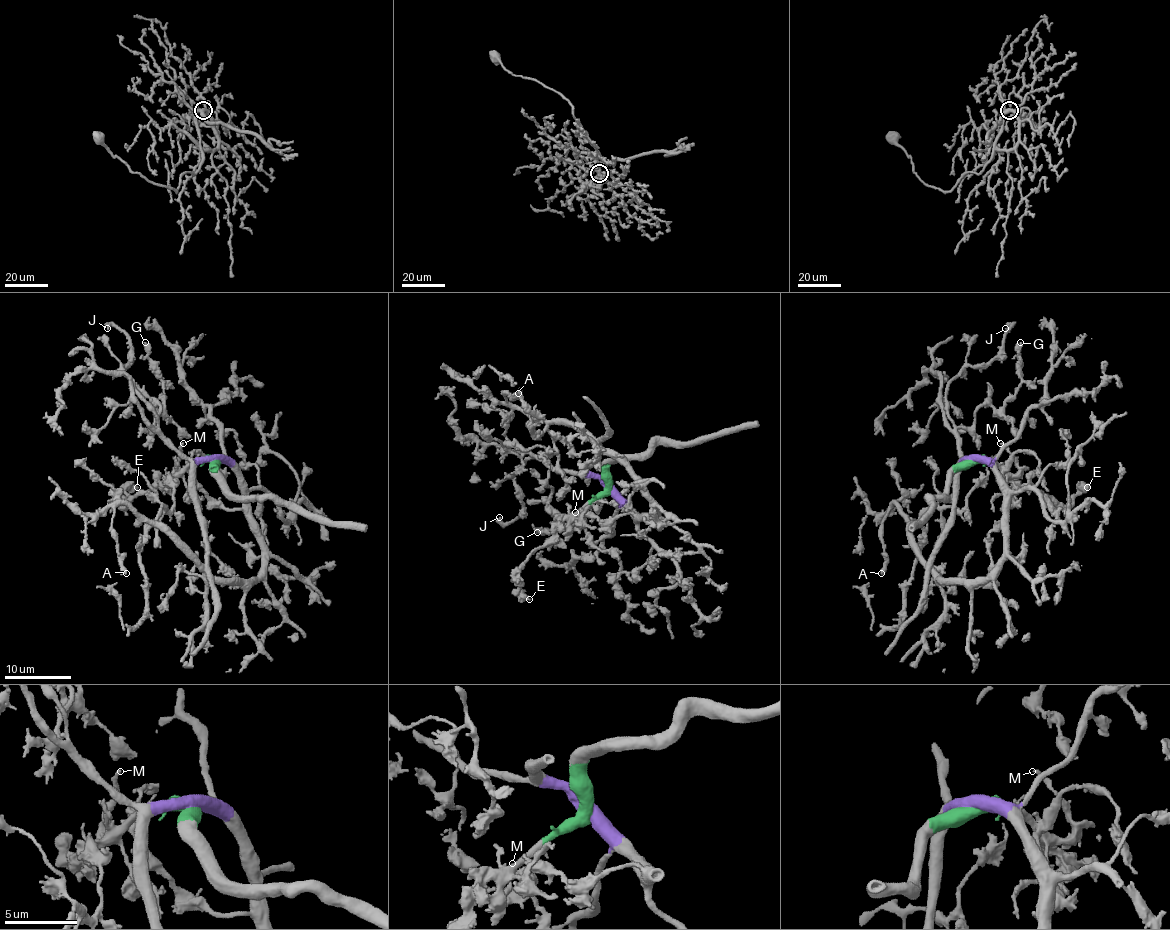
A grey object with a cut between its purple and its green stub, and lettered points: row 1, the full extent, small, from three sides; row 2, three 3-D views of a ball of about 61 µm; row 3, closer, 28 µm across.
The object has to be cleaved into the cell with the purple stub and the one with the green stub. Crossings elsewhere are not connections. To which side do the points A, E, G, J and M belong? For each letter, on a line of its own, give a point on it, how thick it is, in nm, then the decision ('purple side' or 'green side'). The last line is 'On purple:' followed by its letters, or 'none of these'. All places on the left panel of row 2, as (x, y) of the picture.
A: at (126, 573); 500 nm thick; purple side
E: at (137, 487); 500 nm thick; green side
G: at (145, 342); 200 nm thick; purple side
J: at (107, 328); 320 nm thick; purple side
M: at (183, 443); 240 nm thick; green side
On purple: A, G, J

